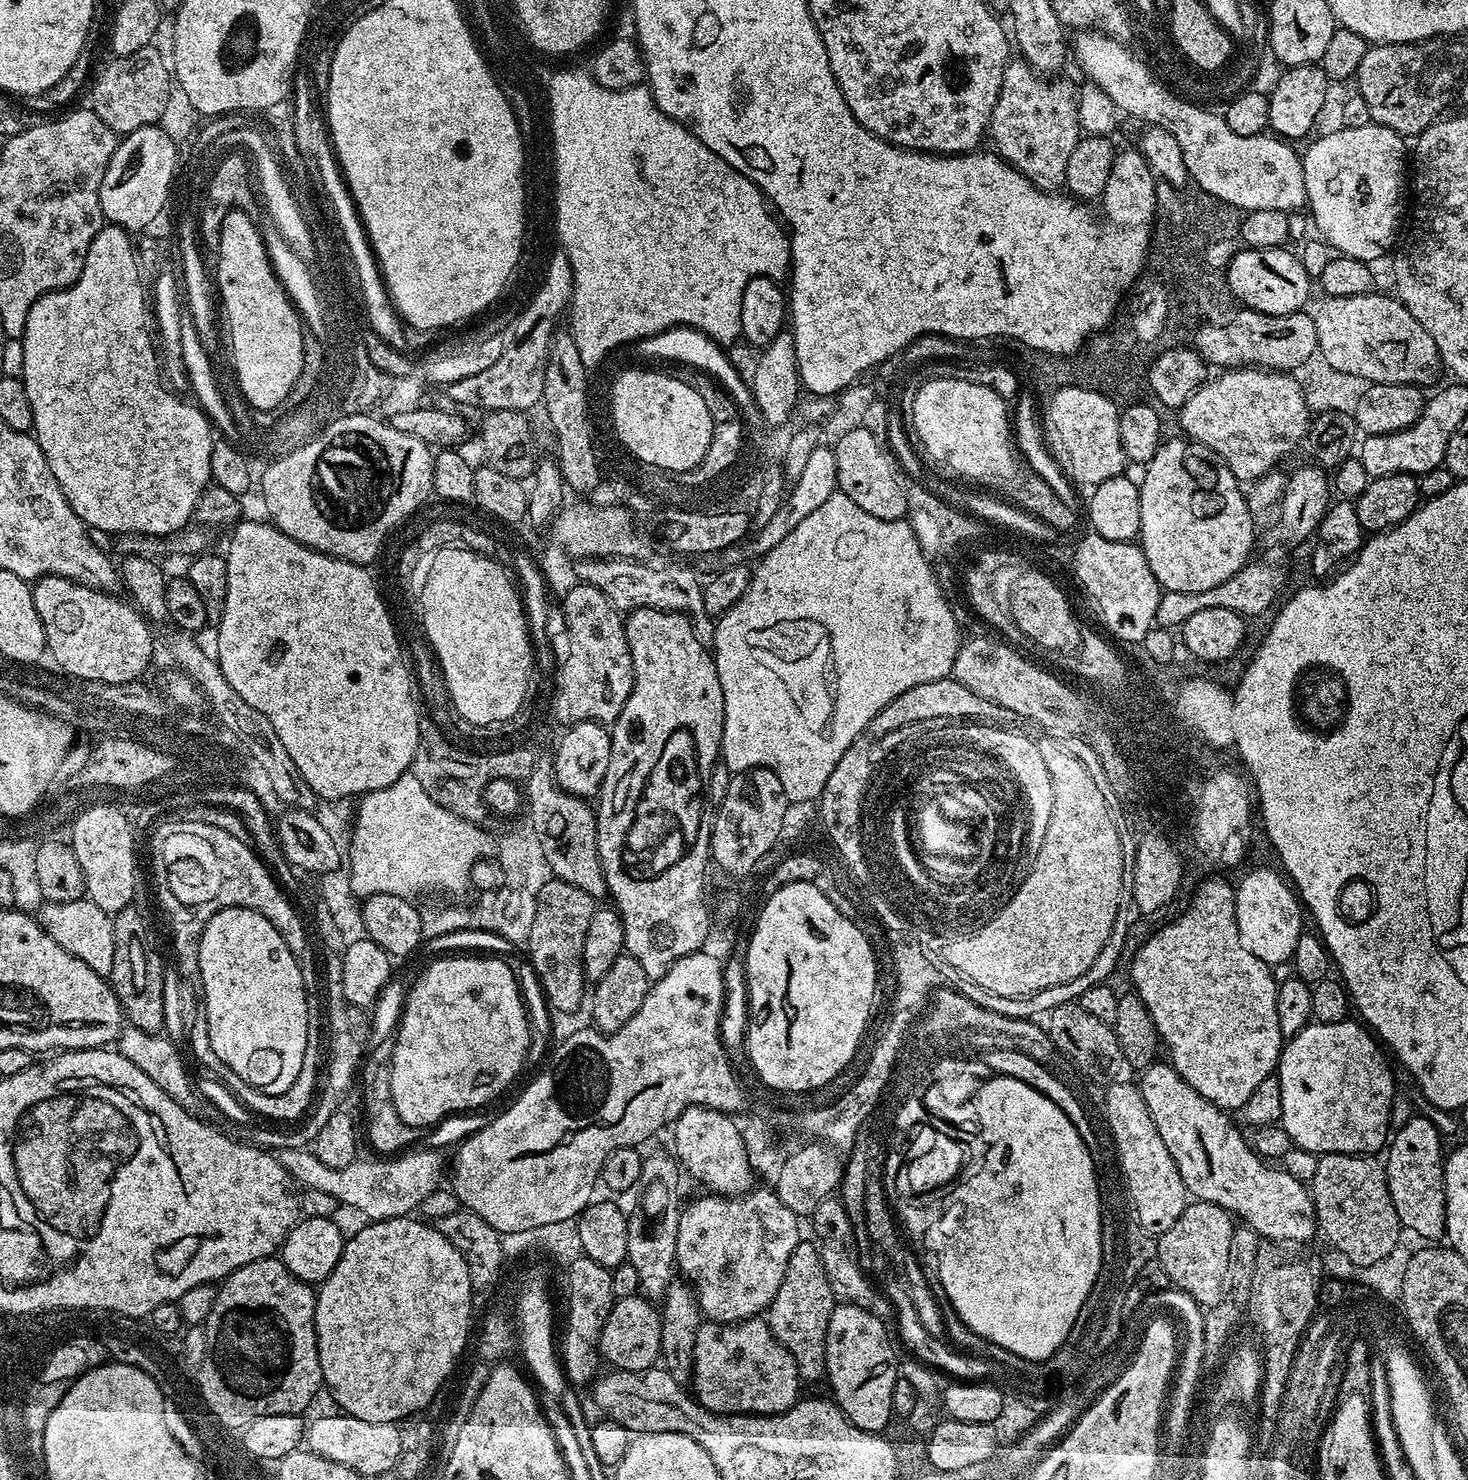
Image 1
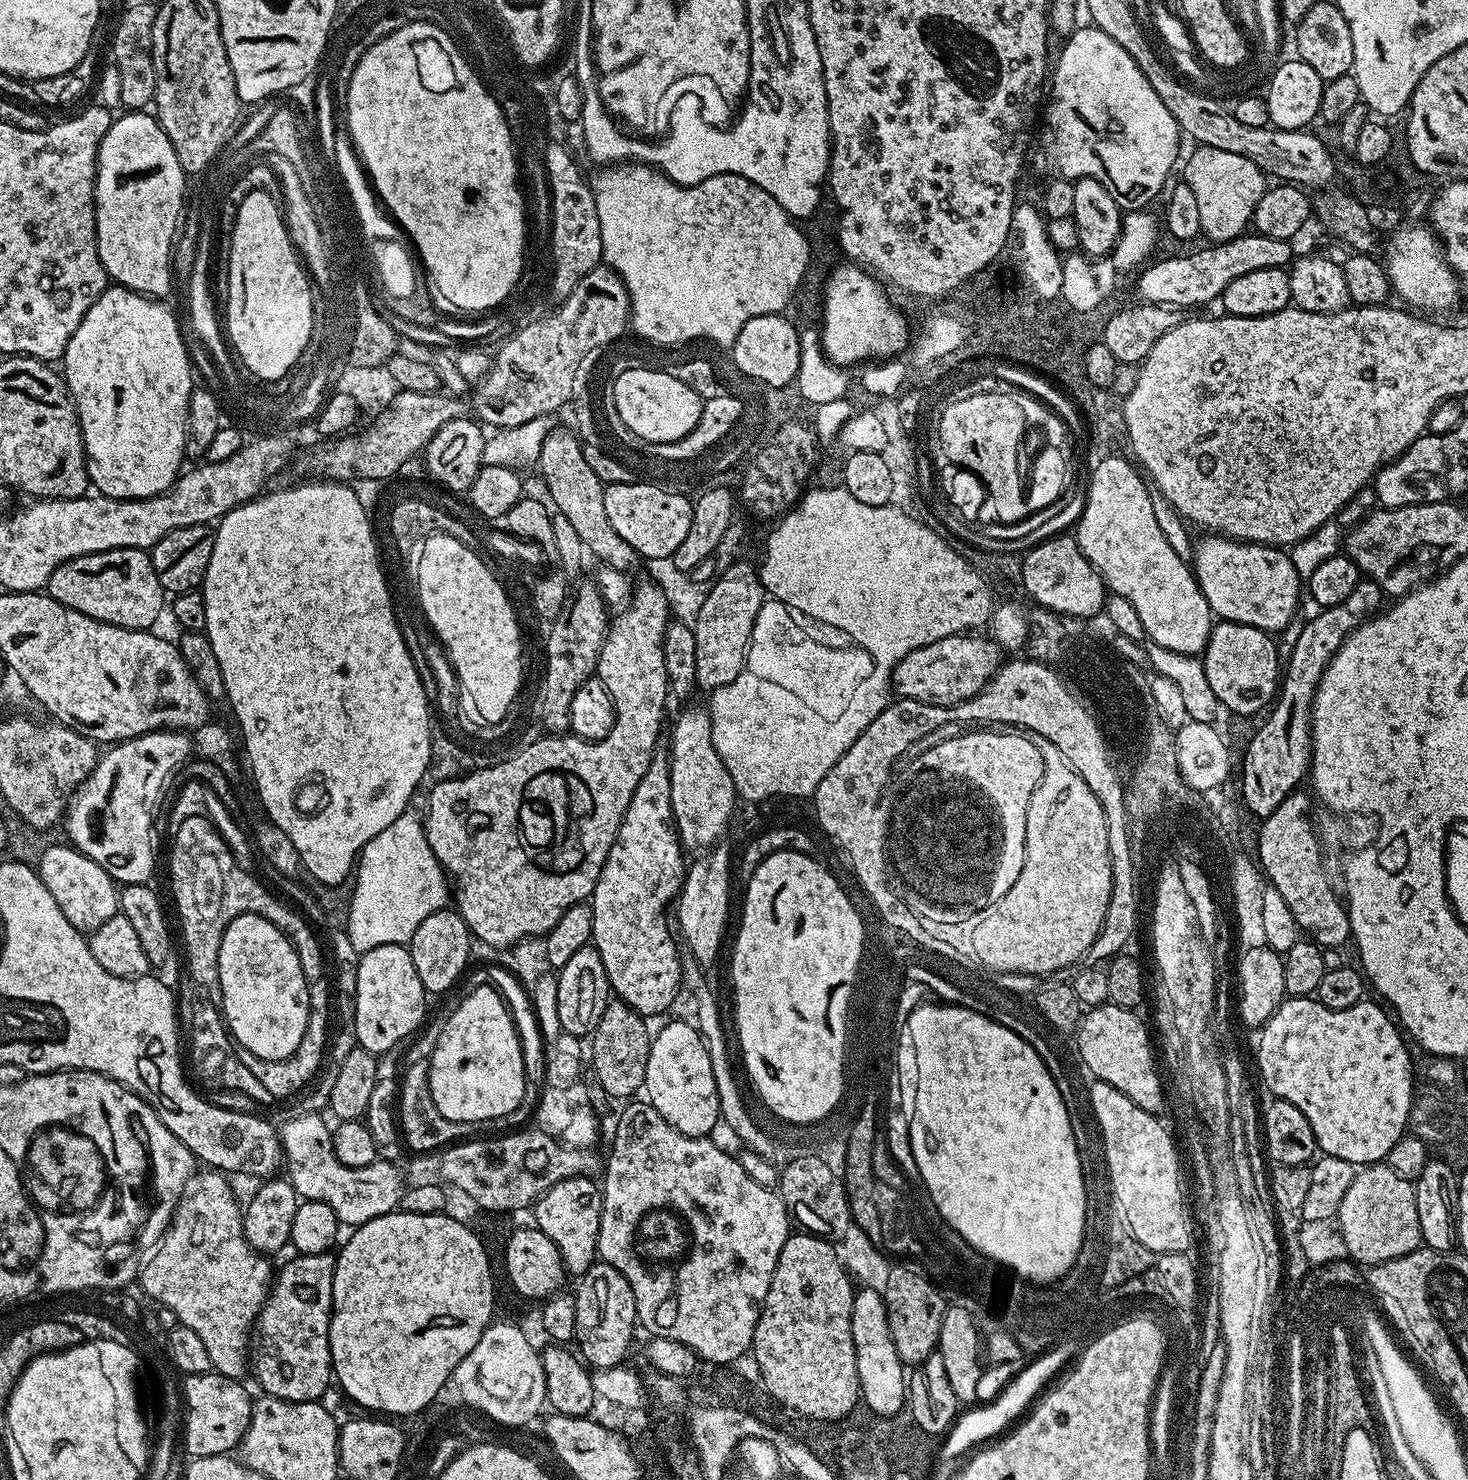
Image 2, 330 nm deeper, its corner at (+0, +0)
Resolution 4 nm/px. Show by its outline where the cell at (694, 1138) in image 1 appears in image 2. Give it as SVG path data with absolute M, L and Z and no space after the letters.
M669 1019L665 1029L657 1037L652 1038L643 1091L648 1092L647 1103L652 1104L654 1110L662 1114L662 1118L666 1118L670 1127L684 1136L711 1137L716 1124L718 1126L721 1123L718 1086L715 1084L714 1072L711 1070L710 1054L702 1044L700 1032L684 1020Z

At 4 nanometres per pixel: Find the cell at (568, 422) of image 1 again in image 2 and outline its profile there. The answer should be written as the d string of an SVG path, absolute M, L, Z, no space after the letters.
M653 582L637 583L628 607L623 611L617 611L614 619L609 623L608 633L604 635L602 650L595 670L595 675L600 677L606 690L610 690L610 698L614 702L616 711L616 721L610 734L606 734L606 738L583 740L582 737L571 734L543 735L532 746L526 746L512 760L504 761L492 768L484 768L480 771L472 770L455 779L441 780L431 785L433 788L432 793L428 796L428 813L423 813L422 816L424 833L430 842L430 850L434 850L438 862L455 884L454 904L456 910L477 941L482 940L484 943L498 948L497 950L506 950L524 938L547 935L566 909L572 905L581 904L585 898L591 897L594 886L602 874L602 866L610 854L610 846L614 846L616 841L622 818L634 798L634 790L638 790L638 782L642 778L642 774L646 774L652 757L658 752L656 743L660 740L660 727L664 724L664 707L667 706L668 700L670 701L666 658L662 658L664 631L669 623L670 613L666 594L663 593L659 585Z

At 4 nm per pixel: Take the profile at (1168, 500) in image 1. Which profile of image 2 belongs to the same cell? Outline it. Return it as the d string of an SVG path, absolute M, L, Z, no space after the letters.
M1204 534L1195 541L1190 567L1196 573L1196 581L1210 606L1213 617L1230 623L1244 623L1258 627L1269 634L1280 634L1297 617L1296 607L1302 596L1302 579L1294 568L1289 553L1276 546L1250 544L1242 540L1230 540L1219 534Z

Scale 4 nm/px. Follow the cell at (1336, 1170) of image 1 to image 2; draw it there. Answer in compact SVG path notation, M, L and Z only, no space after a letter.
M1387 1163L1369 1164L1361 1167L1356 1173L1354 1182L1350 1182L1350 1190L1346 1190L1346 1198L1342 1198L1342 1206L1338 1213L1338 1225L1341 1238L1345 1242L1345 1250L1349 1257L1356 1259L1360 1266L1381 1264L1394 1258L1402 1258L1421 1247L1420 1227L1418 1226L1418 1202L1413 1181L1400 1176Z

